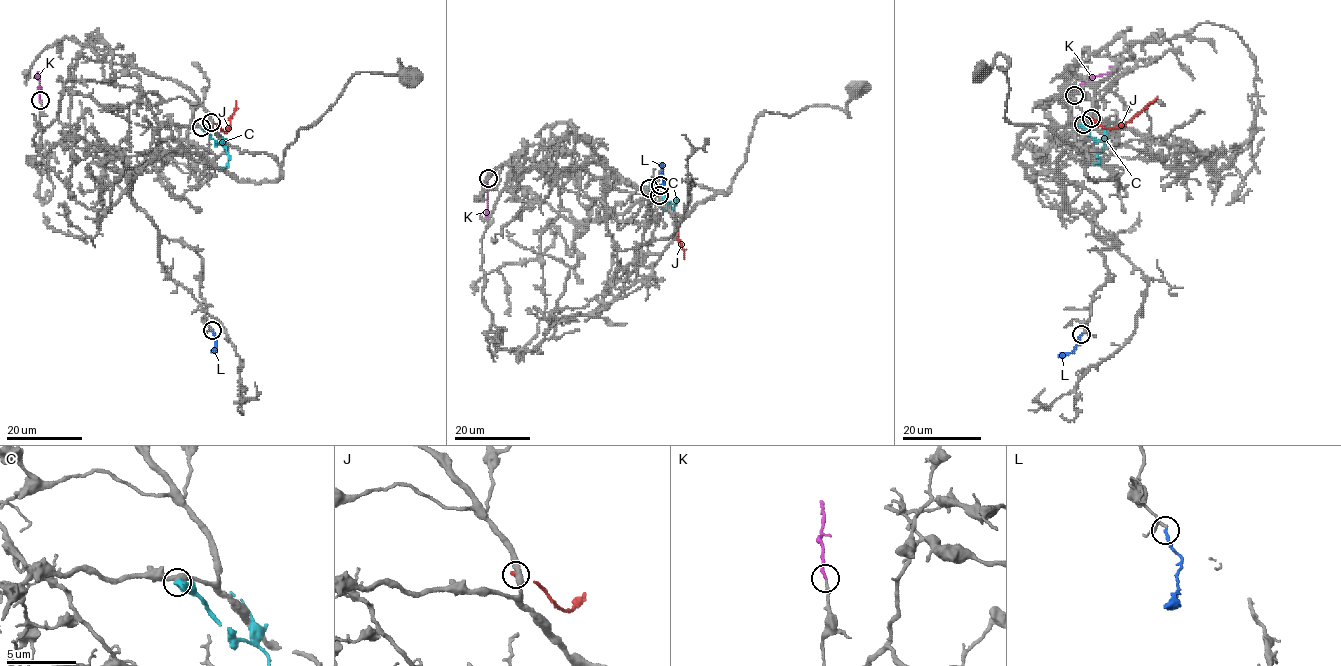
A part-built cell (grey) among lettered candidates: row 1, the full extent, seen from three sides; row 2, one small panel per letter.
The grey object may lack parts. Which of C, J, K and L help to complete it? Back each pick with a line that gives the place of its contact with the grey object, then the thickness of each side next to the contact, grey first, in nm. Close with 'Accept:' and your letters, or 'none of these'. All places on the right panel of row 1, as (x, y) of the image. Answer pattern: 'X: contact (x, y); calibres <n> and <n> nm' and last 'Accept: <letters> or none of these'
K: contact (1074, 95); calibres 220 and 220 nm
Accept: K

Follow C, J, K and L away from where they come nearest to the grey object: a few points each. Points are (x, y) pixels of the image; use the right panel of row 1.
C: (1083, 124), (1089, 136), (1101, 140), (1104, 145), (1098, 154), (1098, 165)
J: (1091, 118), (1104, 127), (1122, 126), (1157, 95)
K: (1073, 95), (1081, 84), (1094, 77), (1118, 73)
L: (1081, 334), (1073, 351), (1058, 356)

